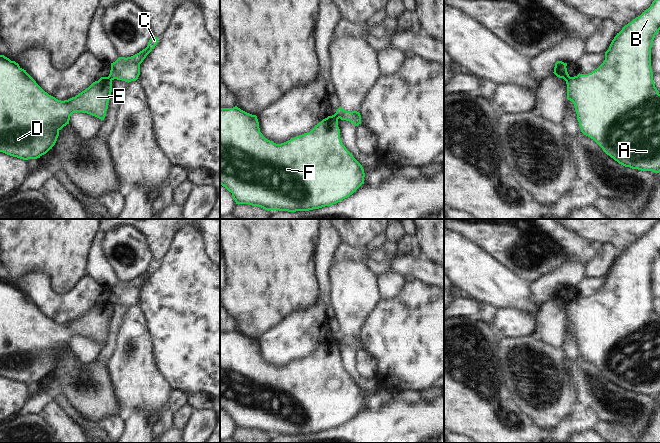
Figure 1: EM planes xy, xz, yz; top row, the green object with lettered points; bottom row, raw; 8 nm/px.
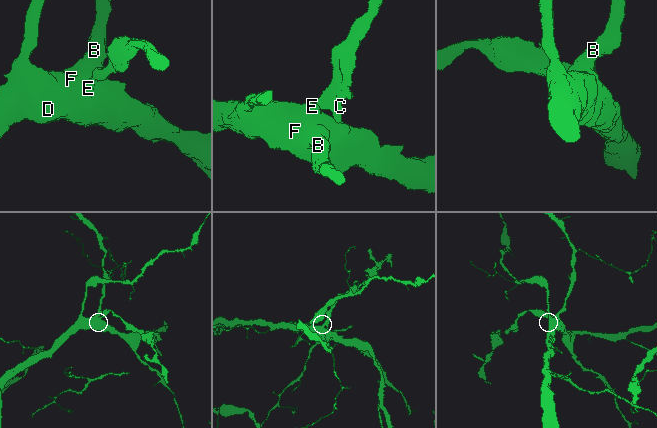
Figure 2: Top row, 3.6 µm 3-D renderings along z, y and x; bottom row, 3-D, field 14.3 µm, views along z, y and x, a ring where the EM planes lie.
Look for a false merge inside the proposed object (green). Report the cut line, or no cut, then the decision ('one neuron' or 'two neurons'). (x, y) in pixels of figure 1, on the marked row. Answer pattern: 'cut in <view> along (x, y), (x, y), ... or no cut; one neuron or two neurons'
cut in xz along (331, 116), (337, 121); two neurons

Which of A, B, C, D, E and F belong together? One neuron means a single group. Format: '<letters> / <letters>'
A B D E F / C

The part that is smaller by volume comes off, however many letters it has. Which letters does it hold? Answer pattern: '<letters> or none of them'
C

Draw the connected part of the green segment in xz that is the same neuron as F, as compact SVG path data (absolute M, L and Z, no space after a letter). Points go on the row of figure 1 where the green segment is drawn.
M237 106L220 108L220 184L232 193L236 204L288 212L319 209L352 195L364 184L364 177L362 165L342 144L338 121L332 116L323 119L310 132L276 144L262 135L256 115Z

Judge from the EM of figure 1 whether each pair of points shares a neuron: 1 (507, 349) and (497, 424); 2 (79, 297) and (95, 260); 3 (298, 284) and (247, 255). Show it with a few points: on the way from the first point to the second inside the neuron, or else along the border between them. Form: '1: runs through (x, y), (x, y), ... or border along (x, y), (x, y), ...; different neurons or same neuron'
1: border along (497, 351), (504, 375), (504, 383), (512, 396); different neurons
2: border along (86, 274), (102, 285); different neurons
3: runs through (285, 281), (260, 257); same neuron

